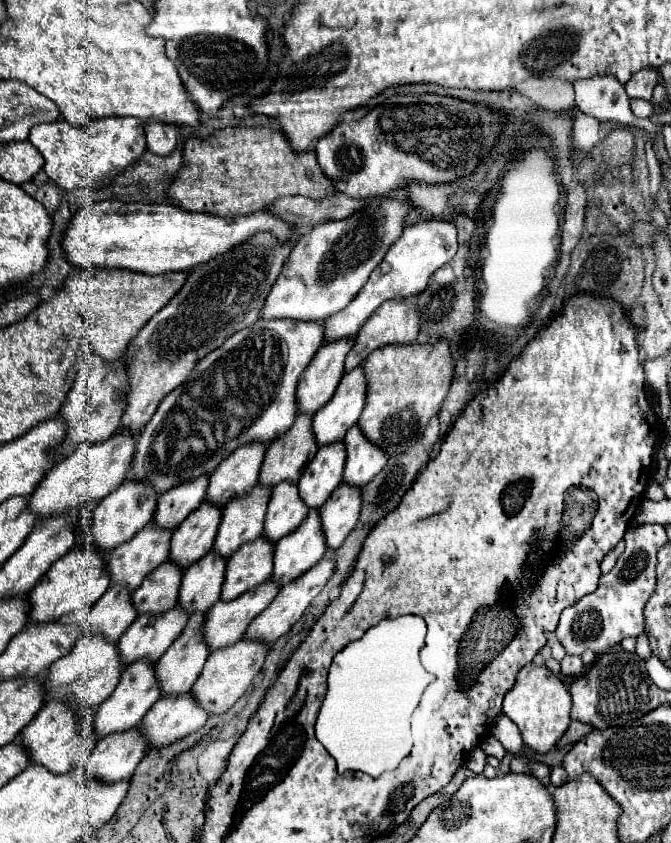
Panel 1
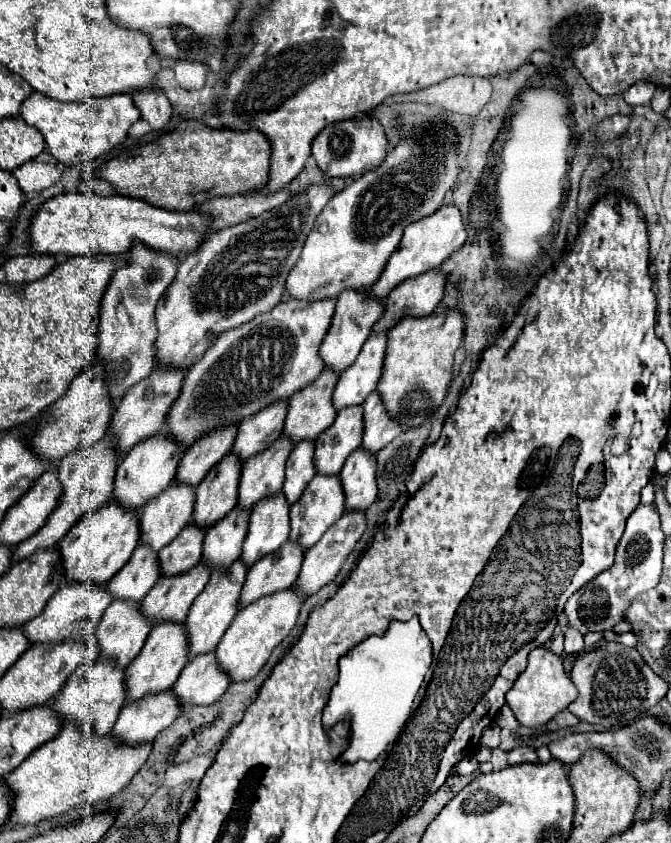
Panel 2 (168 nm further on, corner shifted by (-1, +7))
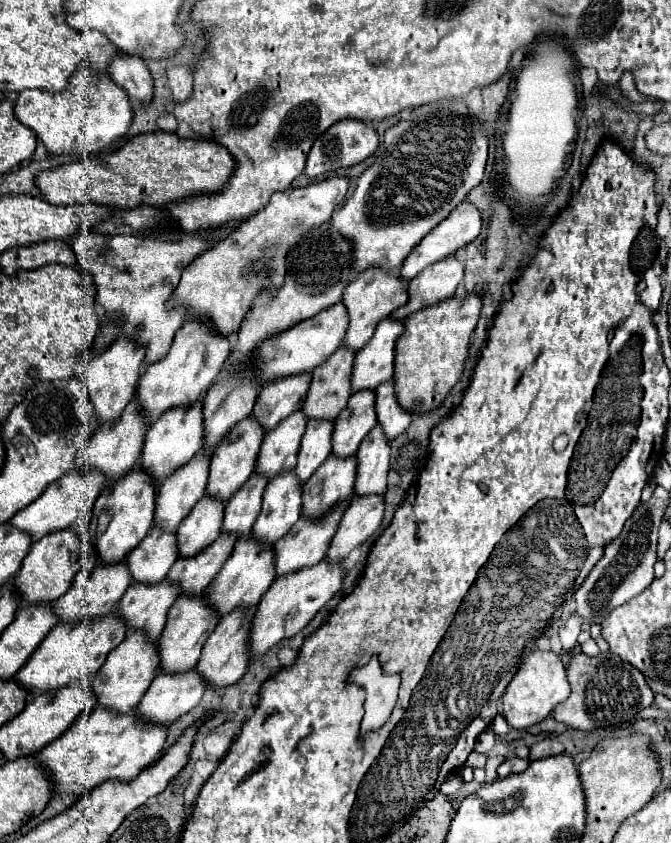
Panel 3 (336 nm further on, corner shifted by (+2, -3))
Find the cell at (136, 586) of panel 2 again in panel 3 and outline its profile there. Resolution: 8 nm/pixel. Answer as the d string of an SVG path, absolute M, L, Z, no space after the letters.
M151 530L141 540L141 544L129 552L127 568L133 582L153 586L167 576L175 560L177 556L173 556L173 534Z

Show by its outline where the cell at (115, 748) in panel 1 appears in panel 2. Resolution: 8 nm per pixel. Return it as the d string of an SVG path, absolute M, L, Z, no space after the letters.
M166 690L164 694L148 694L148 698L140 698L140 702L122 708L118 722L112 728L112 736L130 746L152 742L156 734L168 728L180 714L182 710L176 706L172 690Z

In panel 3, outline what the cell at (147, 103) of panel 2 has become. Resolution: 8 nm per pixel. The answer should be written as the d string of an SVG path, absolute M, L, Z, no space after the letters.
M121 54L119 60L115 60L109 66L109 76L119 88L123 88L127 92L129 100L133 100L135 106L147 108L151 104L153 80L151 80L151 74L149 74L145 62L133 58L133 56Z

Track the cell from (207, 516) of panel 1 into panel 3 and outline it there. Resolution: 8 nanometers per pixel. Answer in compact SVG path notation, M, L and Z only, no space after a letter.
M249 416L249 420L243 420L241 424L237 424L237 428L233 428L233 432L229 432L225 446L217 448L217 452L211 456L209 480L207 480L207 494L209 496L213 496L221 502L227 502L235 496L235 492L253 474L253 460L257 460L261 440L263 440L263 432L261 432L261 428L257 428L257 424L253 424L253 416Z

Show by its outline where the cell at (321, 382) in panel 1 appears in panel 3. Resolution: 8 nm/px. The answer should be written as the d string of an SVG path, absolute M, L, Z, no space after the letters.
M365 272L365 276L357 276L345 292L343 292L343 304L349 314L349 326L343 338L343 348L349 348L353 352L359 352L365 348L365 344L371 340L375 326L385 320L393 310L397 310L401 304L405 304L405 288L407 284L401 284L399 276L381 276L381 272Z

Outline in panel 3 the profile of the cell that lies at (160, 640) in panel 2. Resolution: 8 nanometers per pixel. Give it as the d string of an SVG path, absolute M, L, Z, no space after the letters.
M177 598L175 604L169 608L167 624L157 640L157 654L159 654L159 672L163 674L181 674L191 670L201 654L201 644L205 642L205 636L213 632L213 626L217 626L219 618L213 614L213 610L205 604L203 598L197 600L181 600Z

